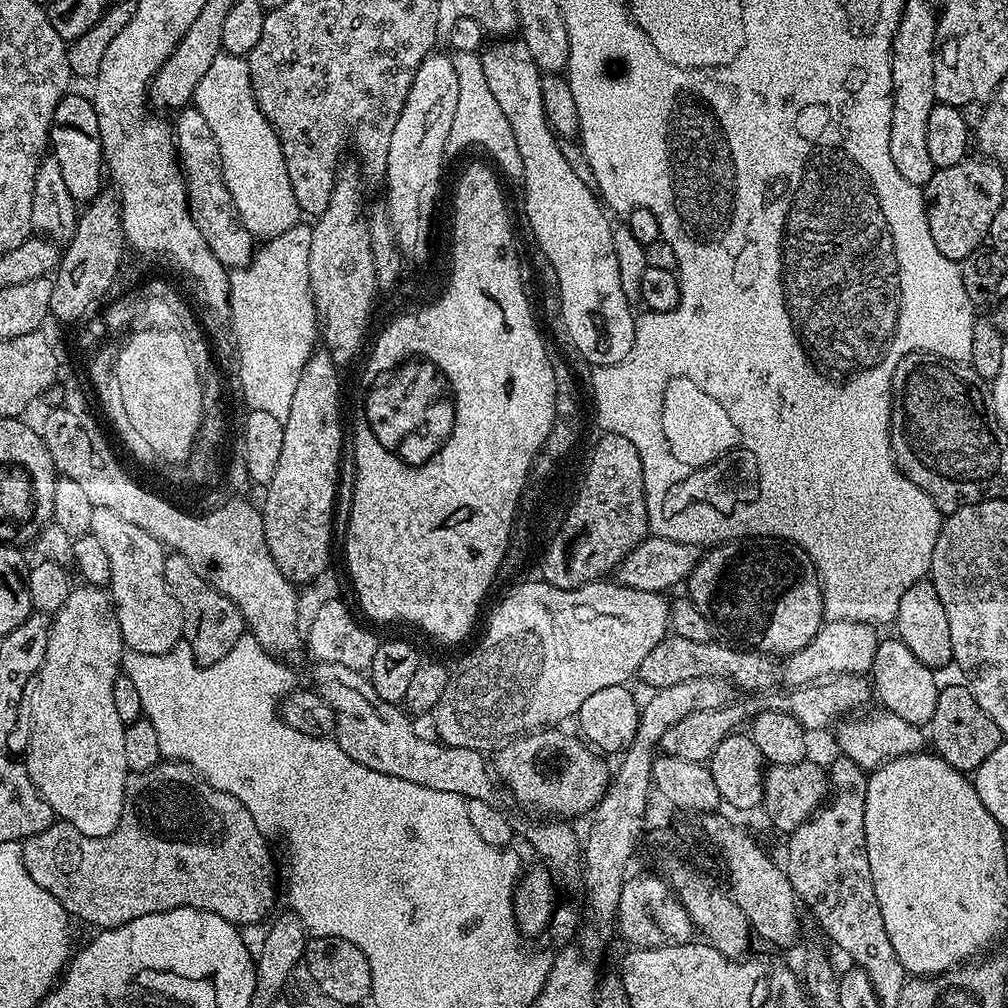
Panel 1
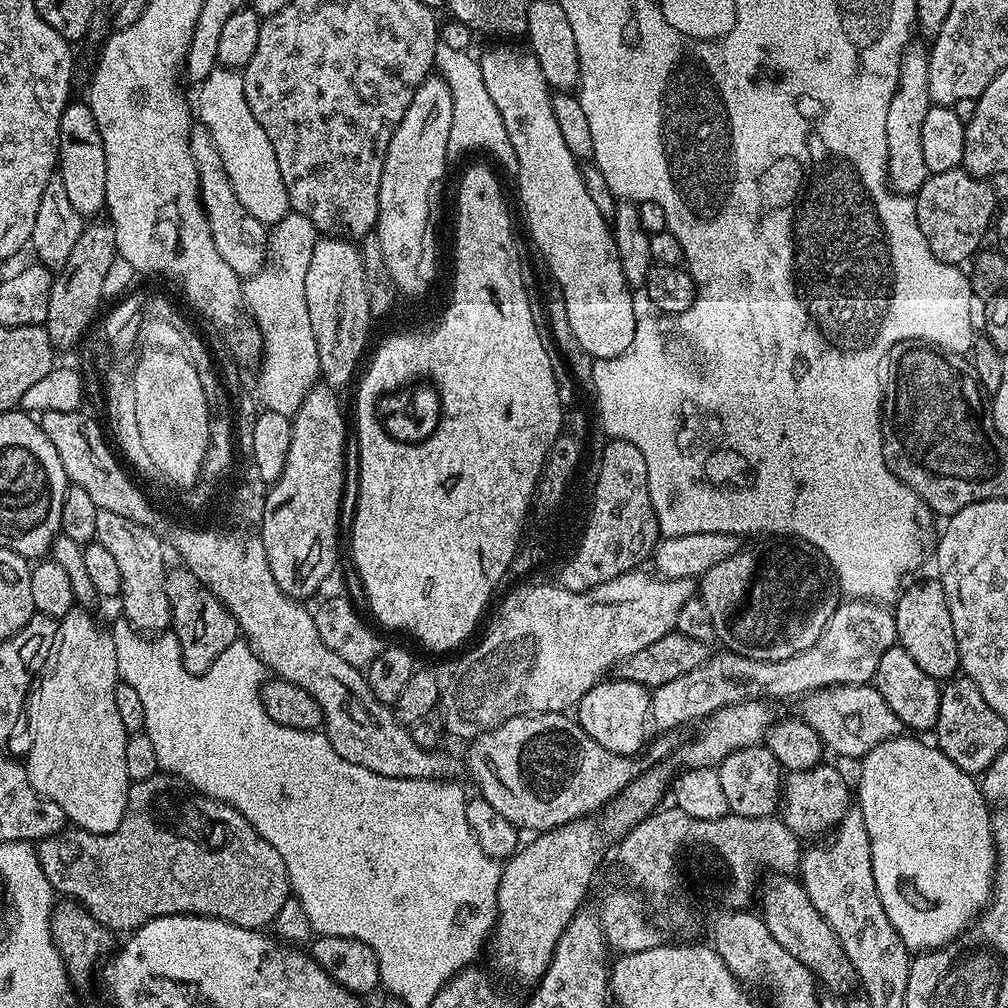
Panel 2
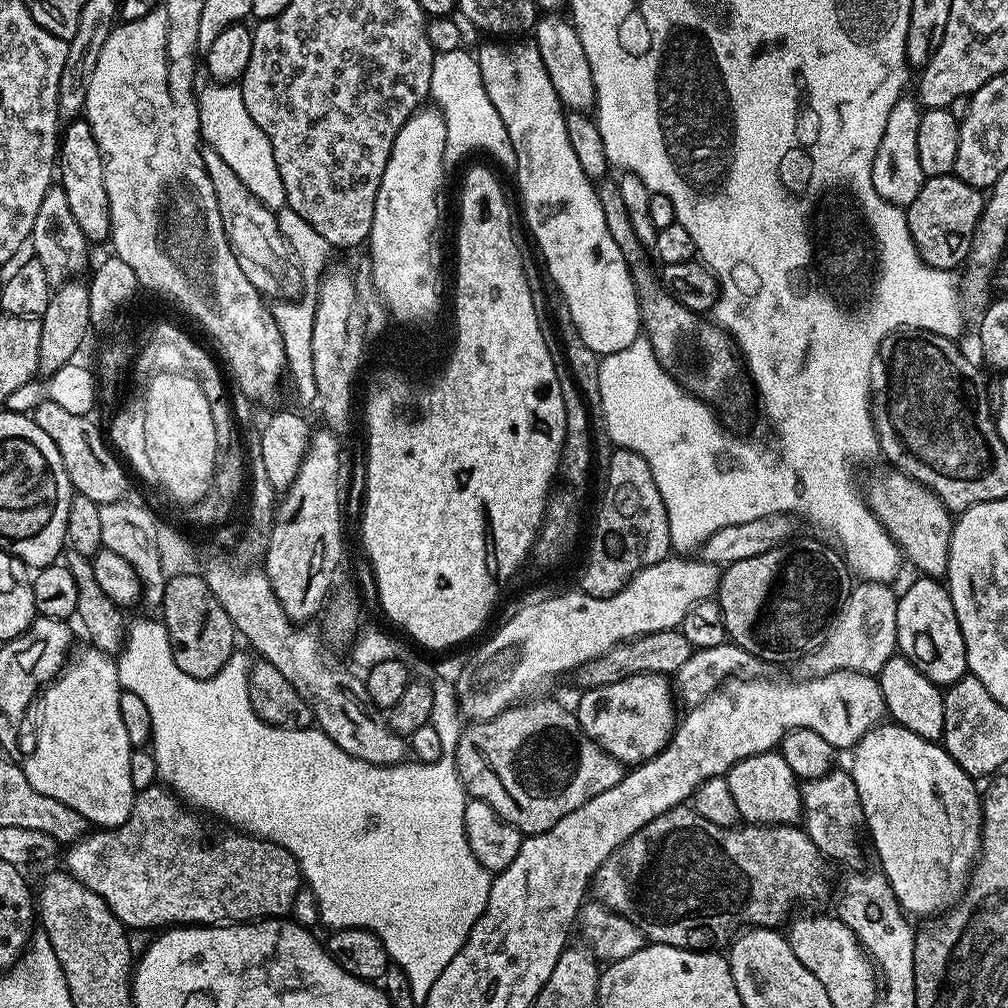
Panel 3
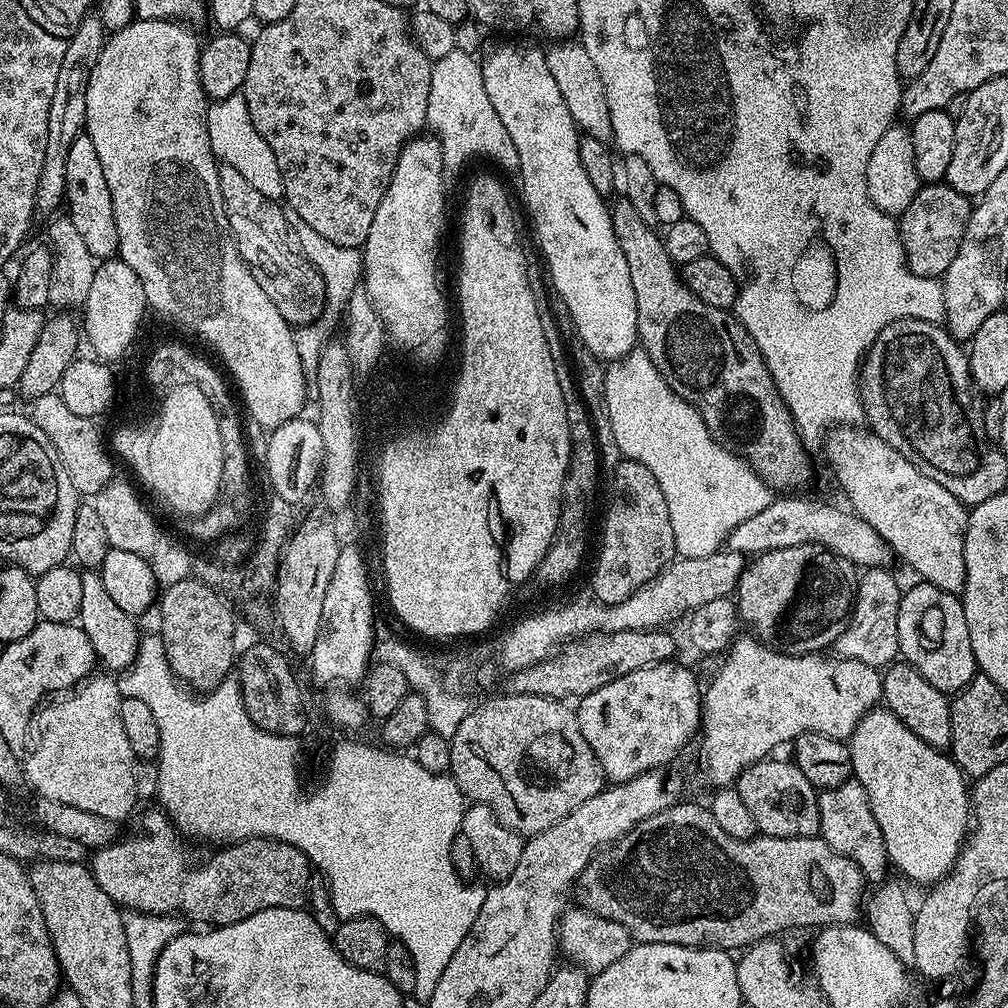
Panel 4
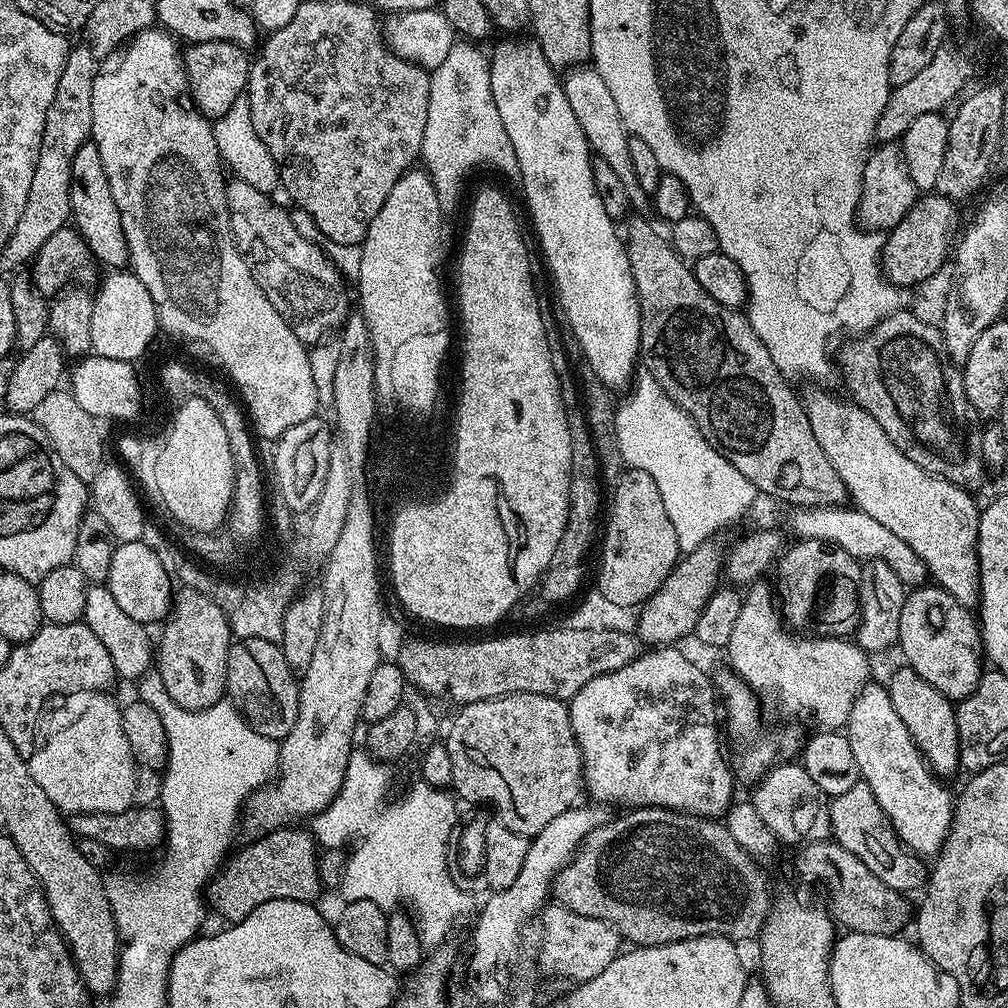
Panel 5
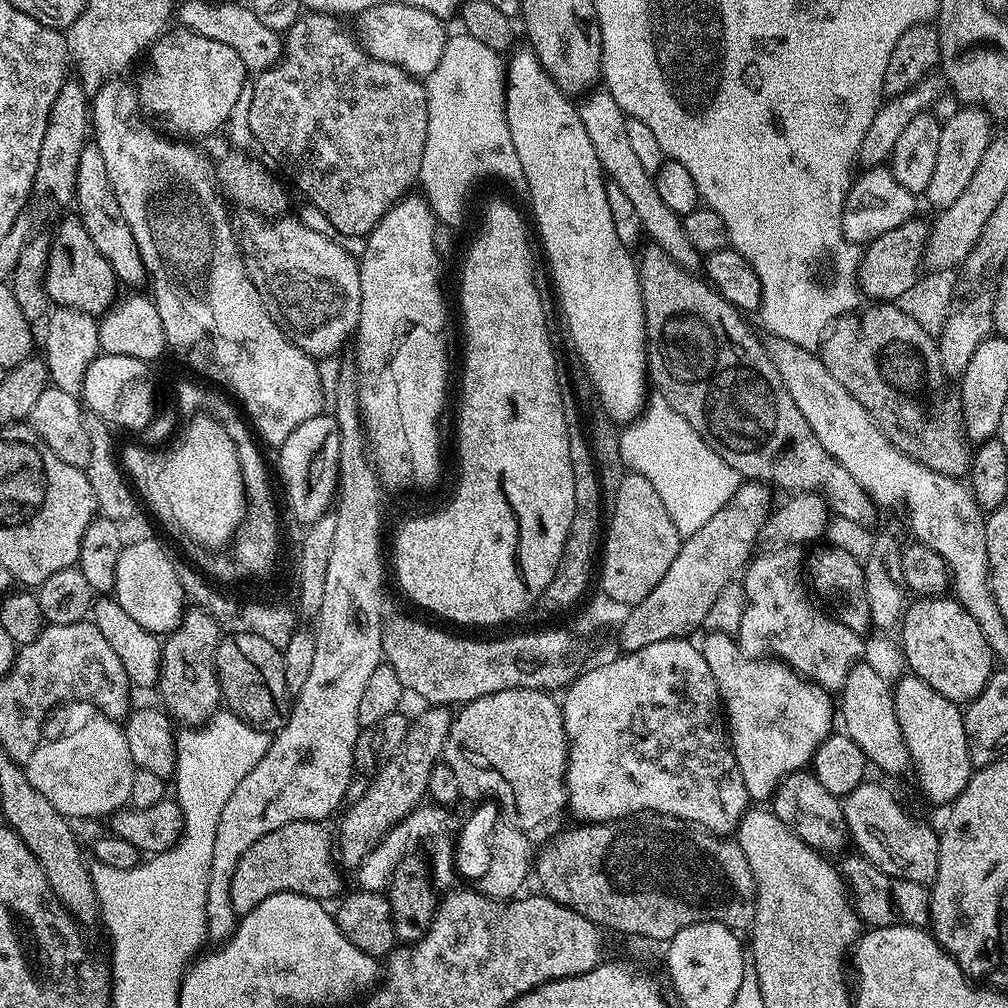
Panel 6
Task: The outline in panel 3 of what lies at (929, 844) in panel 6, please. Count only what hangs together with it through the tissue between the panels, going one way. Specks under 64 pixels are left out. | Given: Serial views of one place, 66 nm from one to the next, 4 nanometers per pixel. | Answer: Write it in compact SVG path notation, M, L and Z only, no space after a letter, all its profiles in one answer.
M833 770L827 772L822 778L803 781L800 797L802 798L802 827L804 833L814 842L814 846L820 852L820 855L829 861L841 860L844 864L852 864L860 856L860 832L862 836L862 825L864 822L864 811L862 802L858 798L858 786L854 786L854 778L851 771Z

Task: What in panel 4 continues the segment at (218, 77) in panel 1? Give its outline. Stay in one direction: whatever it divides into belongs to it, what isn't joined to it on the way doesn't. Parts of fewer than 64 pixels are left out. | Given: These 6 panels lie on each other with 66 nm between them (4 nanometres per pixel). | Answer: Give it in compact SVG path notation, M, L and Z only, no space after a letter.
M243 91L230 94L230 98L222 98L209 103L208 106L208 133L210 146L220 164L229 164L254 186L266 198L279 201L284 195L282 174L278 170L278 158L274 158L274 150L266 146L266 138L258 134L254 122L250 118L250 110L246 108L246 98Z

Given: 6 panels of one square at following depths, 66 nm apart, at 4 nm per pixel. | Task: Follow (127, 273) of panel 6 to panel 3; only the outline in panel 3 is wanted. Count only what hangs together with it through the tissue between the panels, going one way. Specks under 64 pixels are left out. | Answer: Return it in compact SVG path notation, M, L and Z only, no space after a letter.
M83 118L73 119L63 129L58 149L58 184L66 190L70 210L85 238L90 242L107 241L112 231L112 223L110 222L110 198L106 198L104 163L102 154L98 150L98 142L90 130L88 121Z

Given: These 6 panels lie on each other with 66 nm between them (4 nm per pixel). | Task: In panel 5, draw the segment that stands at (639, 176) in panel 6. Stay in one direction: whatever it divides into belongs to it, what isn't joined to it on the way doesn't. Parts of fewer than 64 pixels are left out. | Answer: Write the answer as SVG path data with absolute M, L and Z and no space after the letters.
M577 66L563 73L562 83L566 102L570 102L570 110L574 110L574 118L578 118L578 126L582 126L582 134L586 134L589 149L599 159L609 163L618 174L622 186L626 186L631 207L640 210L646 204L646 193L634 174L634 162L630 162L630 133L622 122L622 114L618 114L618 106L606 82L602 82L602 74L598 74L595 66Z

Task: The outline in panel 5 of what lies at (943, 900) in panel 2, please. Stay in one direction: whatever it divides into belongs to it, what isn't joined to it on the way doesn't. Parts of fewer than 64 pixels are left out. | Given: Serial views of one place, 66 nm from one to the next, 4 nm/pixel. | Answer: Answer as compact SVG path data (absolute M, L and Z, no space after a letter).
M883 683L865 684L858 698L854 698L846 735L858 762L860 778L870 786L901 844L921 858L935 857L952 826L954 792L925 762L914 738L910 738L910 730L898 718Z

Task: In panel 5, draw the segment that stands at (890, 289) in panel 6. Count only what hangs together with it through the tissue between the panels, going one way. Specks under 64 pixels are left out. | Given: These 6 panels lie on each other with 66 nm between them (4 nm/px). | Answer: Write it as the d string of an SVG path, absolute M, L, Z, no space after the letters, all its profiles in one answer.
M924 194L917 198L906 218L890 229L884 242L882 267L890 283L901 290L915 289L932 274L940 272L944 263L944 267L949 263L950 249L958 236L956 208L954 201L939 194Z

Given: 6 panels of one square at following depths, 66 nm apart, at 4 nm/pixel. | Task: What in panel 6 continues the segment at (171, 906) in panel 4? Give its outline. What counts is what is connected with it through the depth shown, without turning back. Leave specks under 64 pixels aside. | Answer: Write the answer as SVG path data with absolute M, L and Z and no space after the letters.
M307 820L306 822L290 822L286 826L278 826L266 838L258 838L246 854L238 862L234 870L234 878L230 882L230 902L234 902L234 910L237 917L242 917L258 902L262 902L270 894L279 892L293 892L294 894L306 894L310 898L321 902L328 902L328 899L340 888L340 872L332 865L334 863L334 840L328 837L328 832L324 829L323 823Z

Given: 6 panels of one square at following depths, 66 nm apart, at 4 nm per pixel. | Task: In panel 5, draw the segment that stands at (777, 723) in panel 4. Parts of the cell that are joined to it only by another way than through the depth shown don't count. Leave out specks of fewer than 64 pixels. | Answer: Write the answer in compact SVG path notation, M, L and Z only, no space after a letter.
M764 582L753 583L743 598L744 605L726 649L731 671L757 697L765 696L769 706L777 708L782 715L813 716L821 729L843 729L850 718L854 698L869 683L869 653L848 638L817 638L786 630L773 589Z

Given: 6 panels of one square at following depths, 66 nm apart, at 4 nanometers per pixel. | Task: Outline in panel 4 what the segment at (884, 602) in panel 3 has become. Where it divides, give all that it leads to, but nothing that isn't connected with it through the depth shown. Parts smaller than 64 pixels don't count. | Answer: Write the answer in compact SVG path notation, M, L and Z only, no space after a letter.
M887 567L866 568L859 573L856 582L856 598L852 614L844 625L844 633L835 642L834 651L837 657L846 660L857 660L877 670L893 663L897 659L898 646L898 606L902 587L888 573Z

